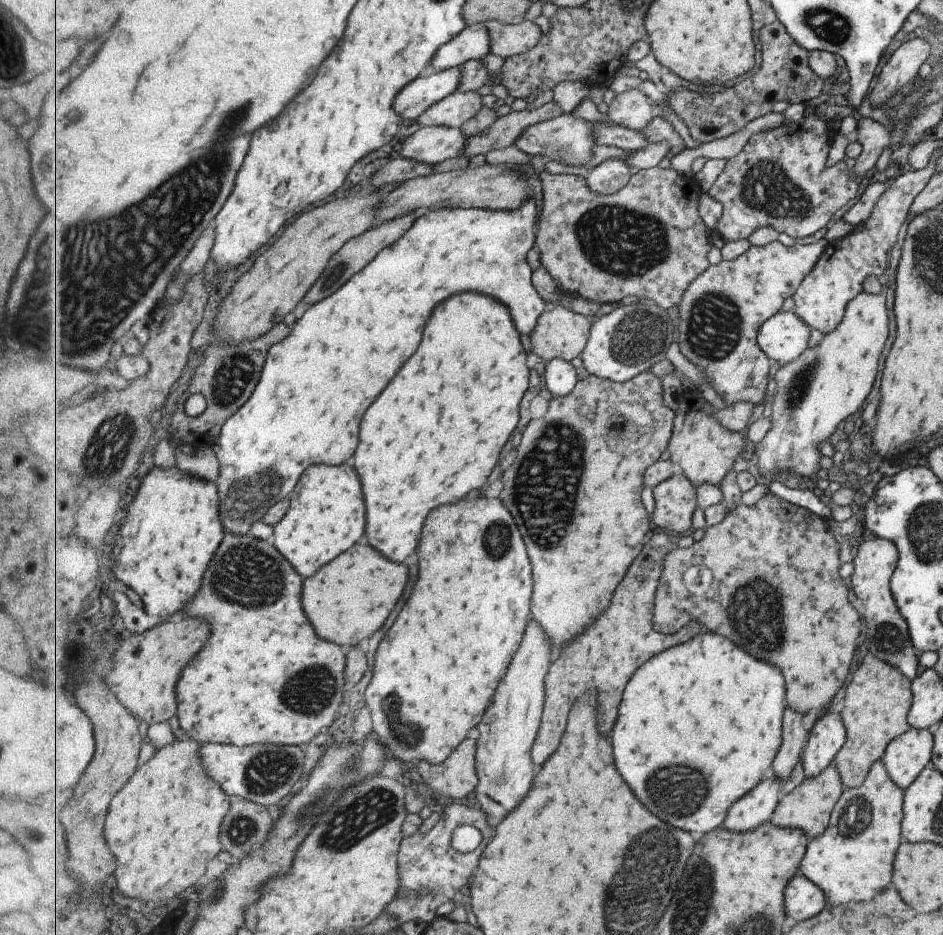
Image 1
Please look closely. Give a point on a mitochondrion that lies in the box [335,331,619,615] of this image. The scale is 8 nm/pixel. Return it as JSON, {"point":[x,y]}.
{"point":[545,500]}

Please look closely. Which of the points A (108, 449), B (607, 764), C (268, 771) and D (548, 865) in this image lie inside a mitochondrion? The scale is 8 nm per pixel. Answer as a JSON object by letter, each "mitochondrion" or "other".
{"A":"mitochondrion","B":"other","C":"mitochondrion","D":"other"}

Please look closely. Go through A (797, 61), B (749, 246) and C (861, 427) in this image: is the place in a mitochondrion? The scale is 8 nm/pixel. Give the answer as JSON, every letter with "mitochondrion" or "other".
{"A":"other","B":"other","C":"other"}

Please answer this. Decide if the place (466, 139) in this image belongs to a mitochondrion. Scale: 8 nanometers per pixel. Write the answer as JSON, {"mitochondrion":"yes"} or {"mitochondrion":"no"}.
{"mitochondrion":"no"}

